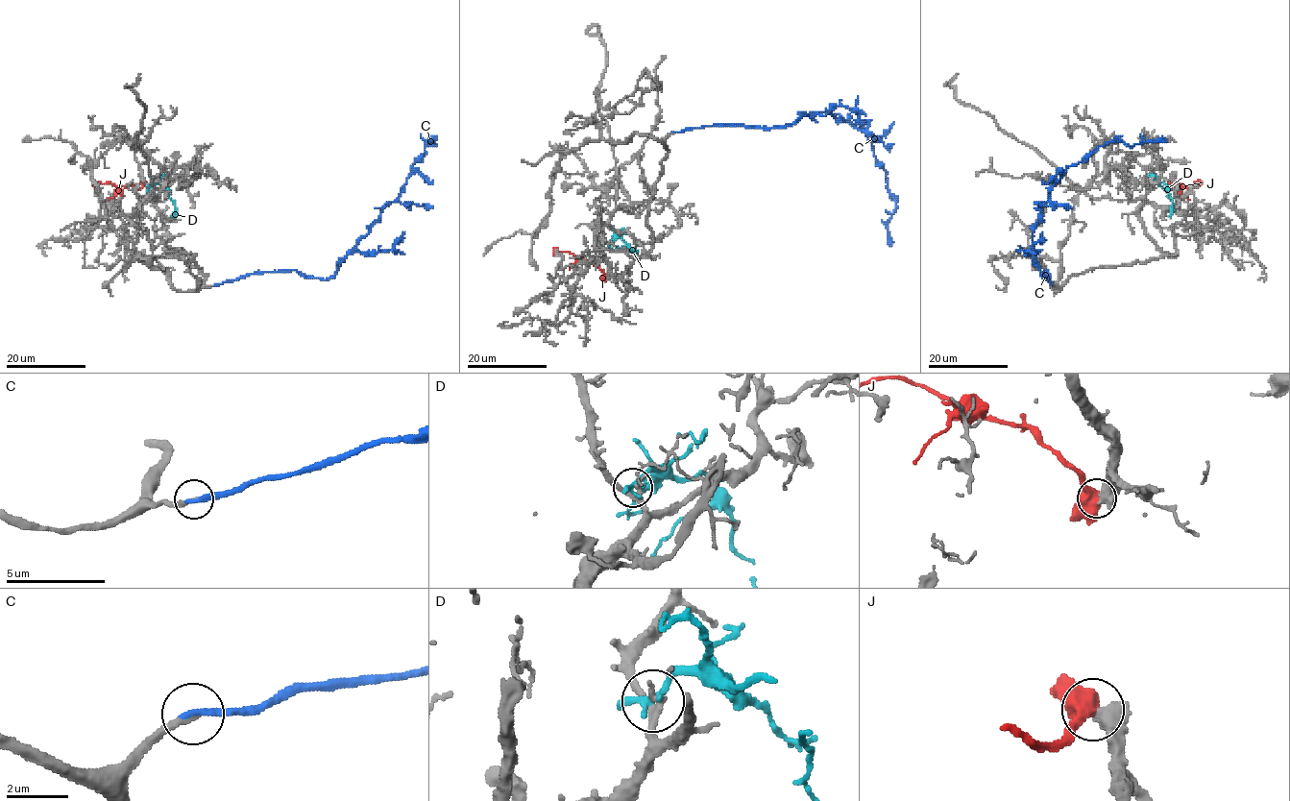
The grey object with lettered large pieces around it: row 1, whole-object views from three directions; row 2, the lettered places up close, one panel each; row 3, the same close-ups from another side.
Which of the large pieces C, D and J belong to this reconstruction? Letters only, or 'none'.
C

